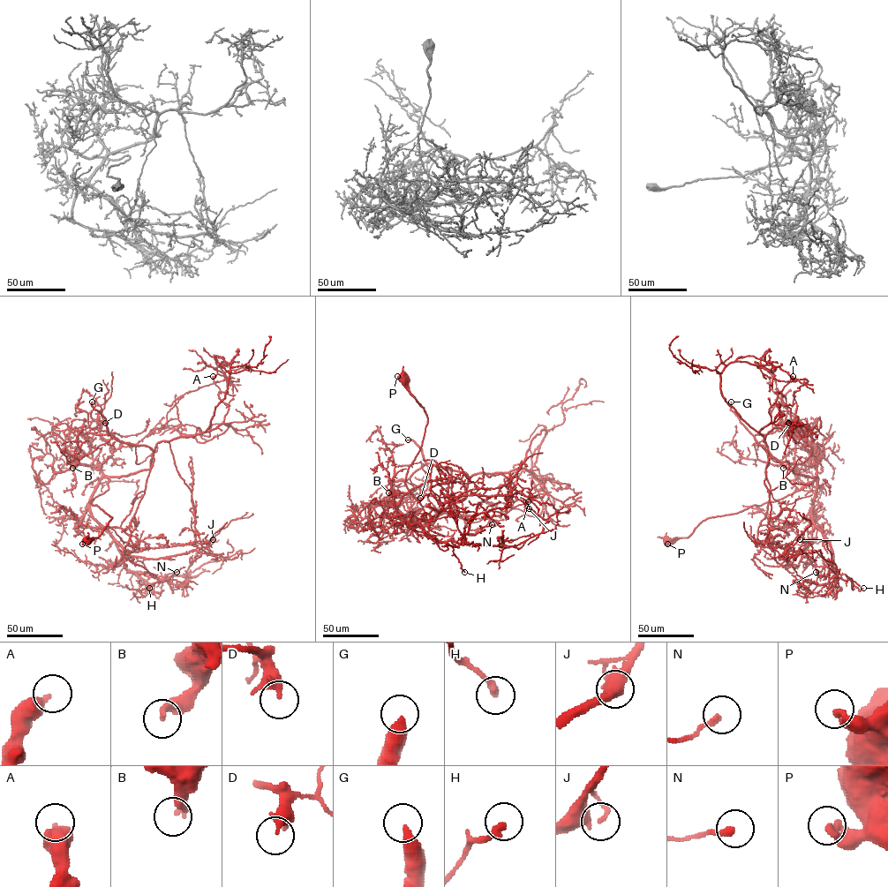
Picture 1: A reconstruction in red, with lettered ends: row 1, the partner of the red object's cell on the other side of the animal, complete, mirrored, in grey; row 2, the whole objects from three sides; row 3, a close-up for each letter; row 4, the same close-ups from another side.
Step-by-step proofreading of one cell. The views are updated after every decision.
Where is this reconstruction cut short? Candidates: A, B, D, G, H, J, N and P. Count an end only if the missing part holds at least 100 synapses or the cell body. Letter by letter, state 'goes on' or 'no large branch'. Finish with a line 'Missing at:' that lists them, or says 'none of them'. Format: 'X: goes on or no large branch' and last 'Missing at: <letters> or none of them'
A: no large branch
B: goes on
D: no large branch
G: goes on
H: no large branch
J: no large branch
N: no large branch
P: no large branch
Missing at: B, G

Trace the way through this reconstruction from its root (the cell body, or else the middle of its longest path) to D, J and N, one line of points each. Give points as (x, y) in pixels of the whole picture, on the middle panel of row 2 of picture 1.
D: (402, 376), (427, 417), (404, 481), (425, 523), (410, 523), (408, 529), (408, 512), (398, 502), (420, 498)
J: (402, 376), (427, 417), (404, 481), (425, 523), (405, 522), (430, 521), (465, 495), (512, 495), (529, 508)
N: (402, 376), (427, 417), (404, 481), (425, 523), (405, 522), (437, 542), (457, 541), (492, 524)

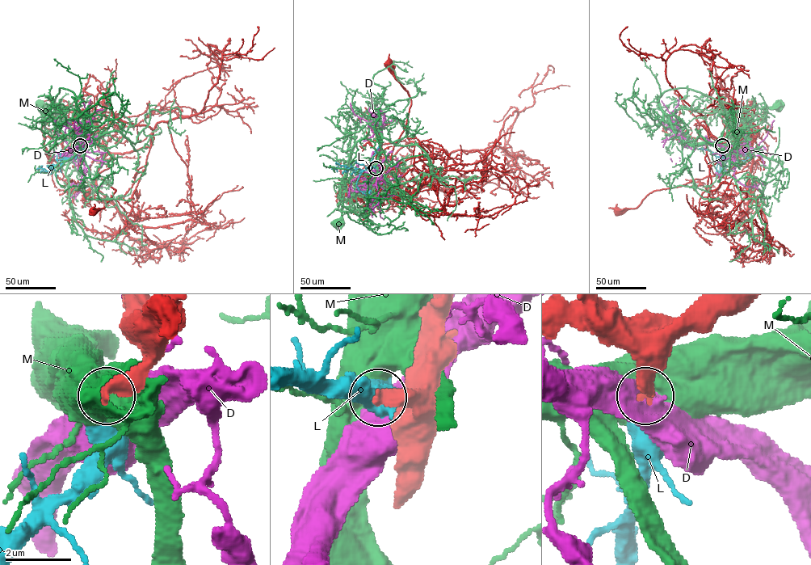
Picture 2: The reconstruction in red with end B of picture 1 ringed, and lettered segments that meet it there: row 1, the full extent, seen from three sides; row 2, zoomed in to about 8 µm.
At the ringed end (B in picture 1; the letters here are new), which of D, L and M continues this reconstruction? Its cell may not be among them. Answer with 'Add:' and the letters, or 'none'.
Add: L

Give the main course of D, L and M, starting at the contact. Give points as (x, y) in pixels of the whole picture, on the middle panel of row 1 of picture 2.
D: (376, 167), (383, 160), (374, 132), (380, 132), (382, 123), (358, 117), (350, 104)
L: (376, 167), (363, 170), (357, 181), (356, 186), (360, 191), (371, 192)
M: (376, 167), (380, 120), (371, 104), (355, 131), (342, 215), (337, 222)

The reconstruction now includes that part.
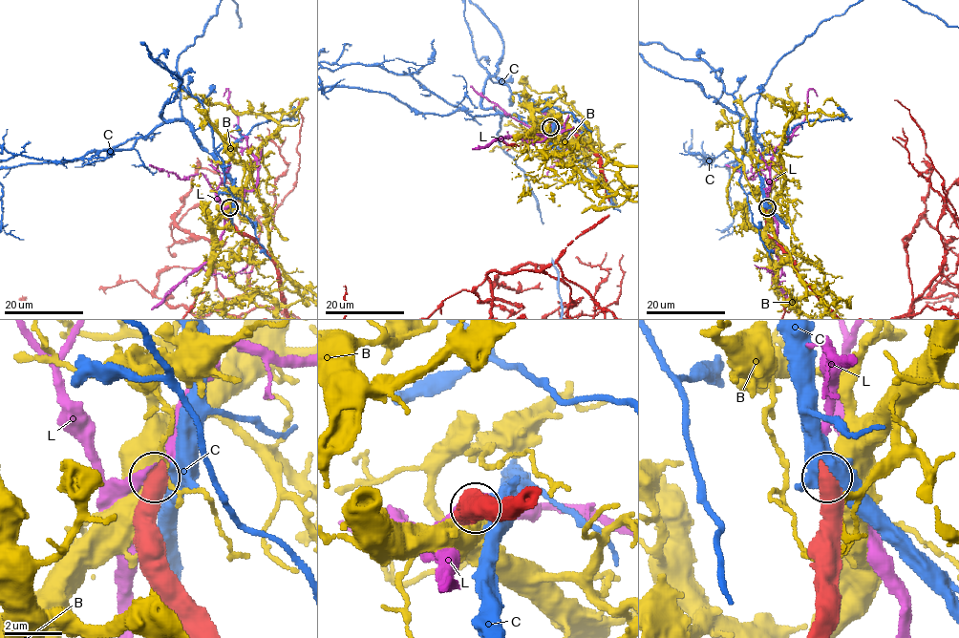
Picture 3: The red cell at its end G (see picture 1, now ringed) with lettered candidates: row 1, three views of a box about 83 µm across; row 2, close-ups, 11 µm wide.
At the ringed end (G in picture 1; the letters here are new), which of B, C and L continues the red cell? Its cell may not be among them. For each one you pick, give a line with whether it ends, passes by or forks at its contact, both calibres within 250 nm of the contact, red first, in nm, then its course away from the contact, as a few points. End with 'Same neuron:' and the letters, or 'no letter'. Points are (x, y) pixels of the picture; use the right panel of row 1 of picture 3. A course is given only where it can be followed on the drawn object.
Same neuron: no letter

